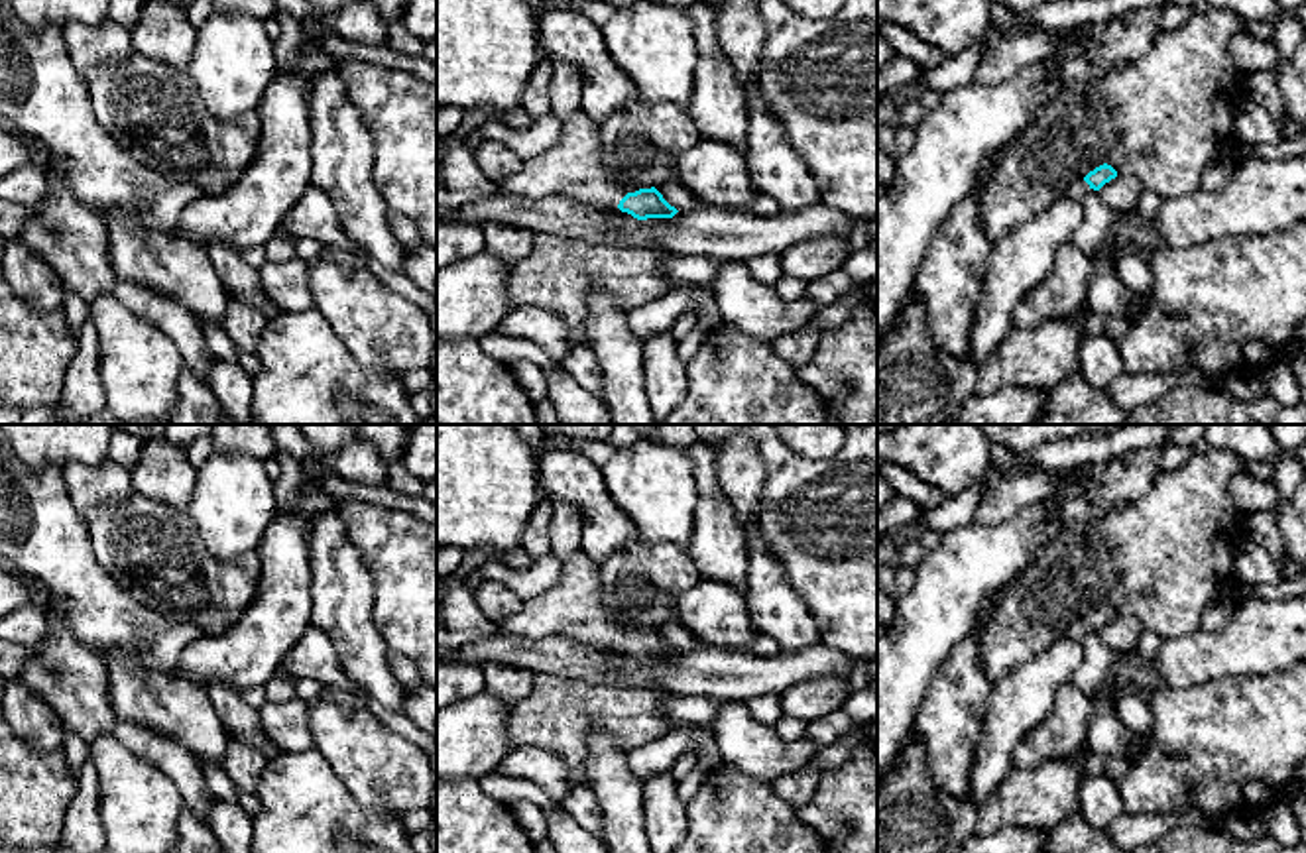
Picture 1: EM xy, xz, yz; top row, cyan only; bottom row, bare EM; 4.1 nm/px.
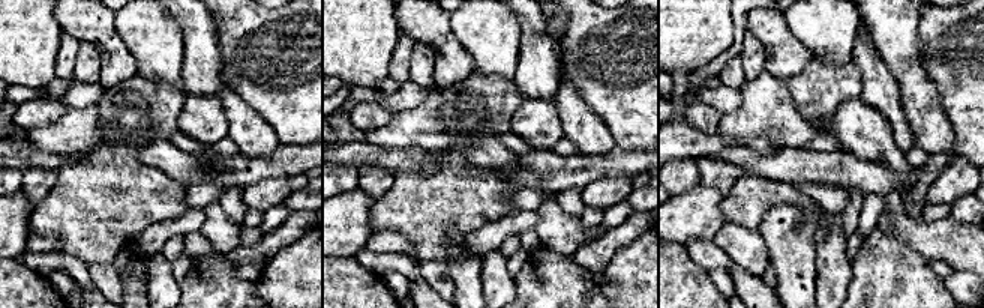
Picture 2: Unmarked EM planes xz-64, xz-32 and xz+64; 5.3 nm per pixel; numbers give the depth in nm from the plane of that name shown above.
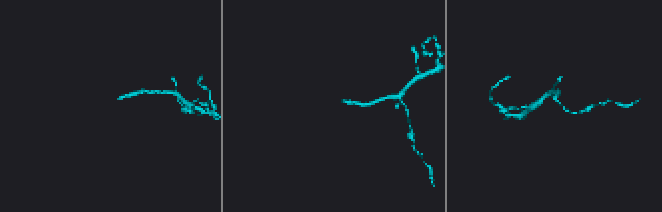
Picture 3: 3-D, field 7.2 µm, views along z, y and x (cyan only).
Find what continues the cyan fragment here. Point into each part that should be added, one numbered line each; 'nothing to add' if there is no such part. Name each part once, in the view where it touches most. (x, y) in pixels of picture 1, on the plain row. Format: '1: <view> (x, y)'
1: xz (573, 608)

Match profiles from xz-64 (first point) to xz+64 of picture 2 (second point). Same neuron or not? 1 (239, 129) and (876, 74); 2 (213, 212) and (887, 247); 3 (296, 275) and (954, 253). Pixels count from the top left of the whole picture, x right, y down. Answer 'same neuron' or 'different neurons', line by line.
1: different neurons
2: different neurons
3: same neuron

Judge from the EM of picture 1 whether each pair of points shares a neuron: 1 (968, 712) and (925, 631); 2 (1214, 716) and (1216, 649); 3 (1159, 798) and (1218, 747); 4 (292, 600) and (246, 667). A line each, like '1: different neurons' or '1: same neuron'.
1: different neurons
2: different neurons
3: same neuron
4: same neuron

